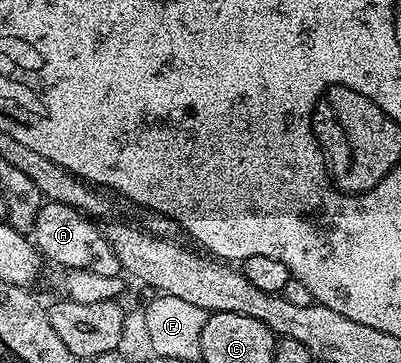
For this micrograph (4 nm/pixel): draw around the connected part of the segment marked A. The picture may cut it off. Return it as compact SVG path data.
M46 201L42 205L31 231L31 241L46 263L54 262L65 270L86 270L95 272L95 276L118 276L122 273L119 256L115 256L111 244L107 244L102 227L67 204Z

